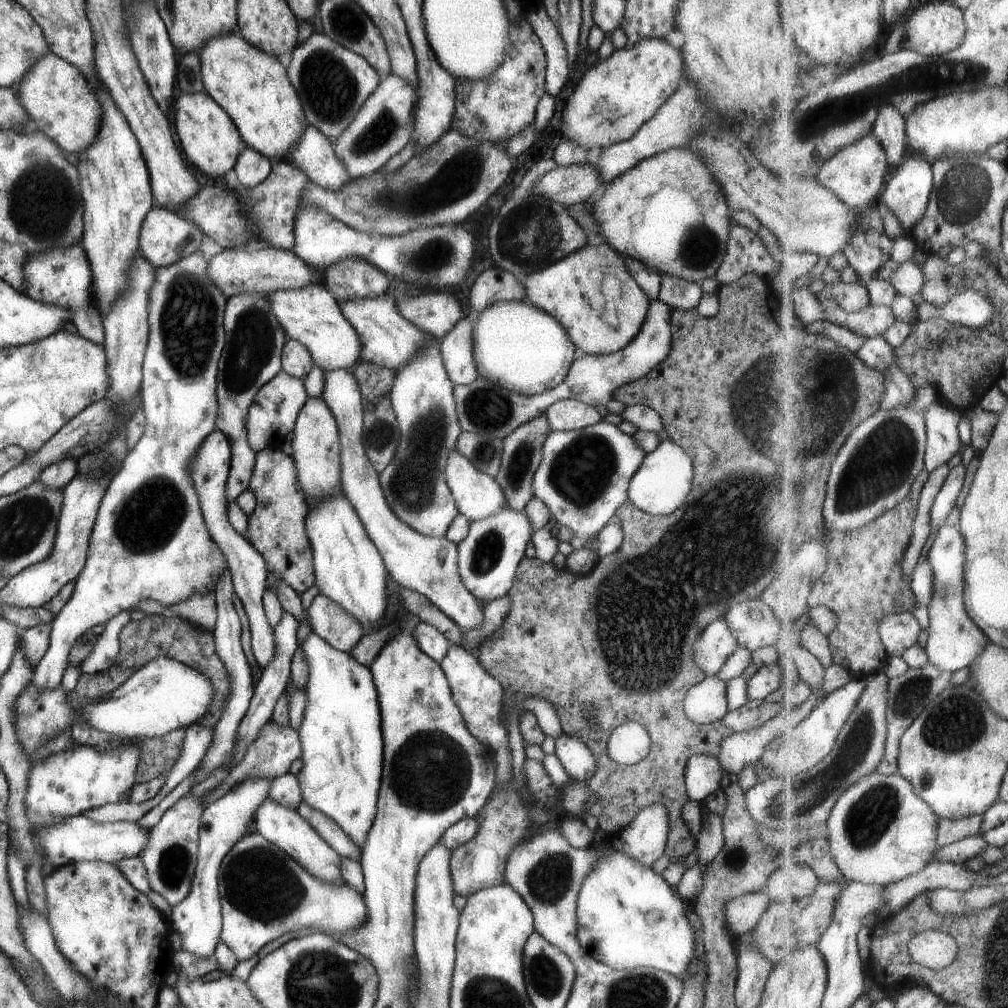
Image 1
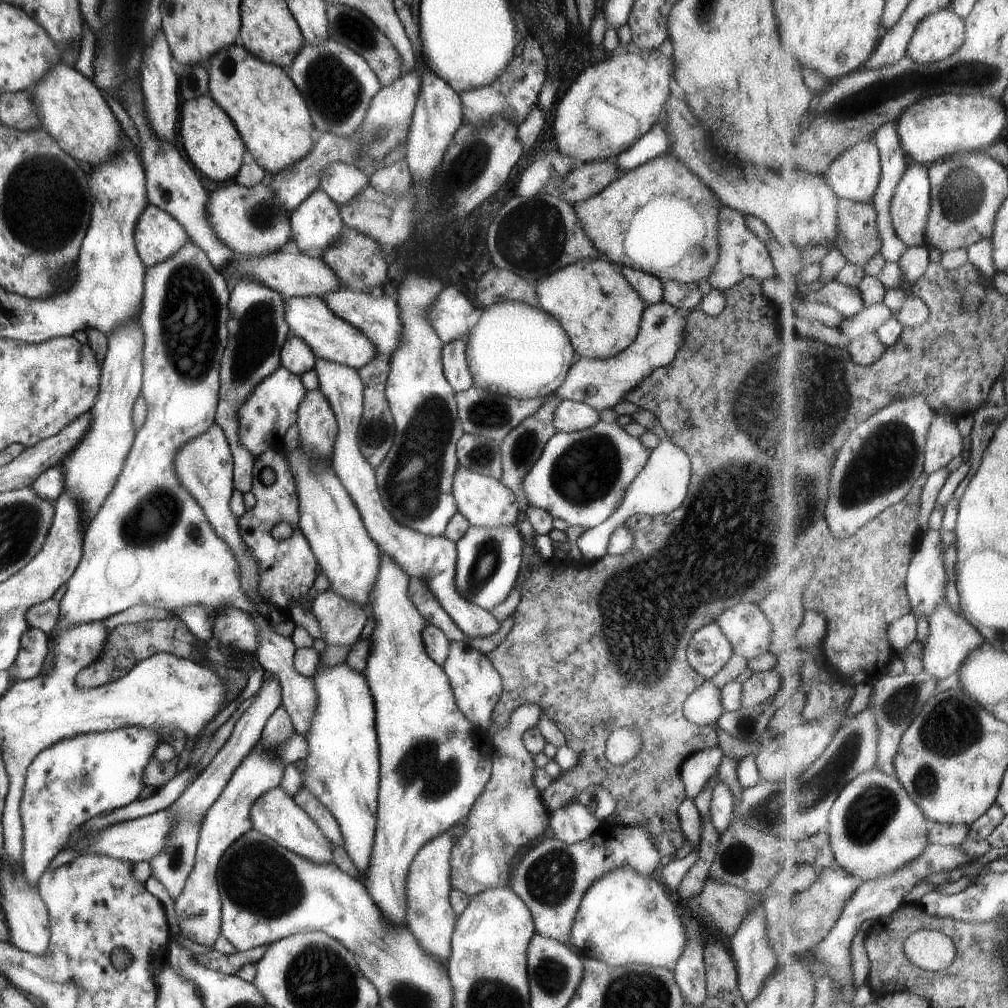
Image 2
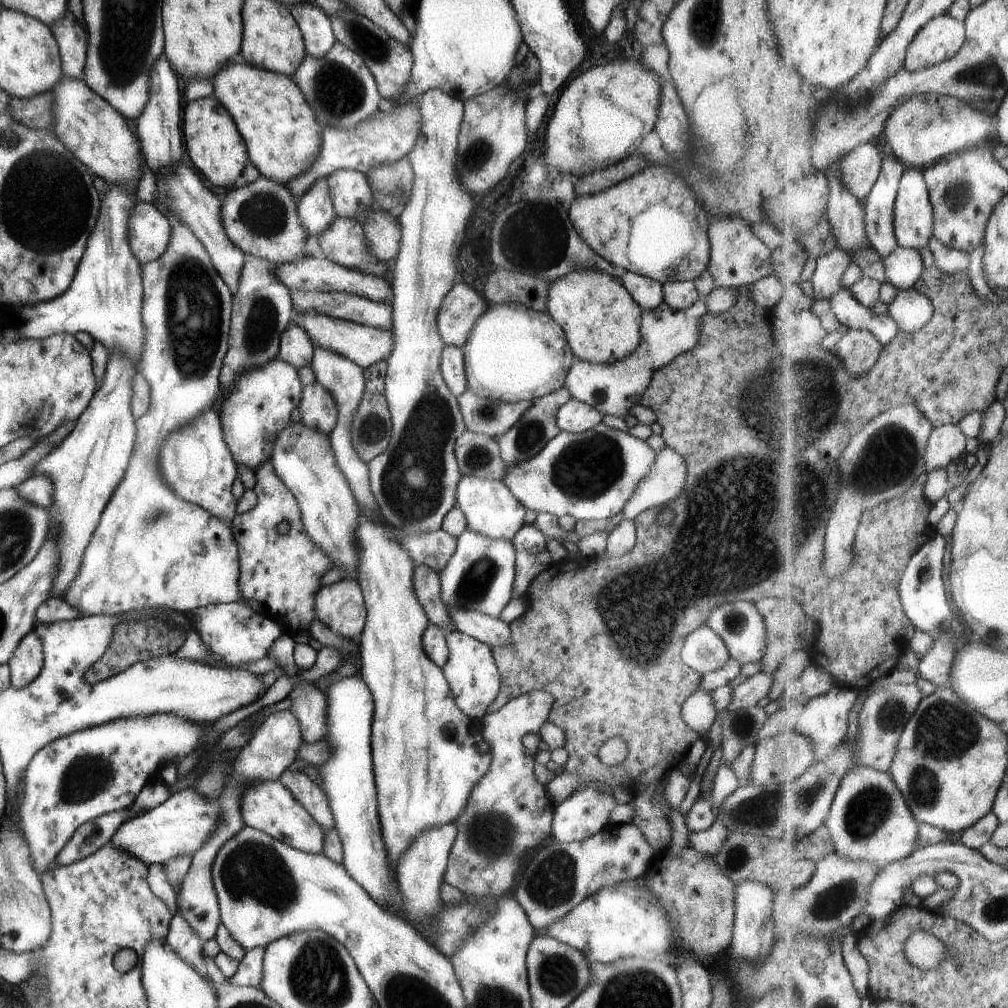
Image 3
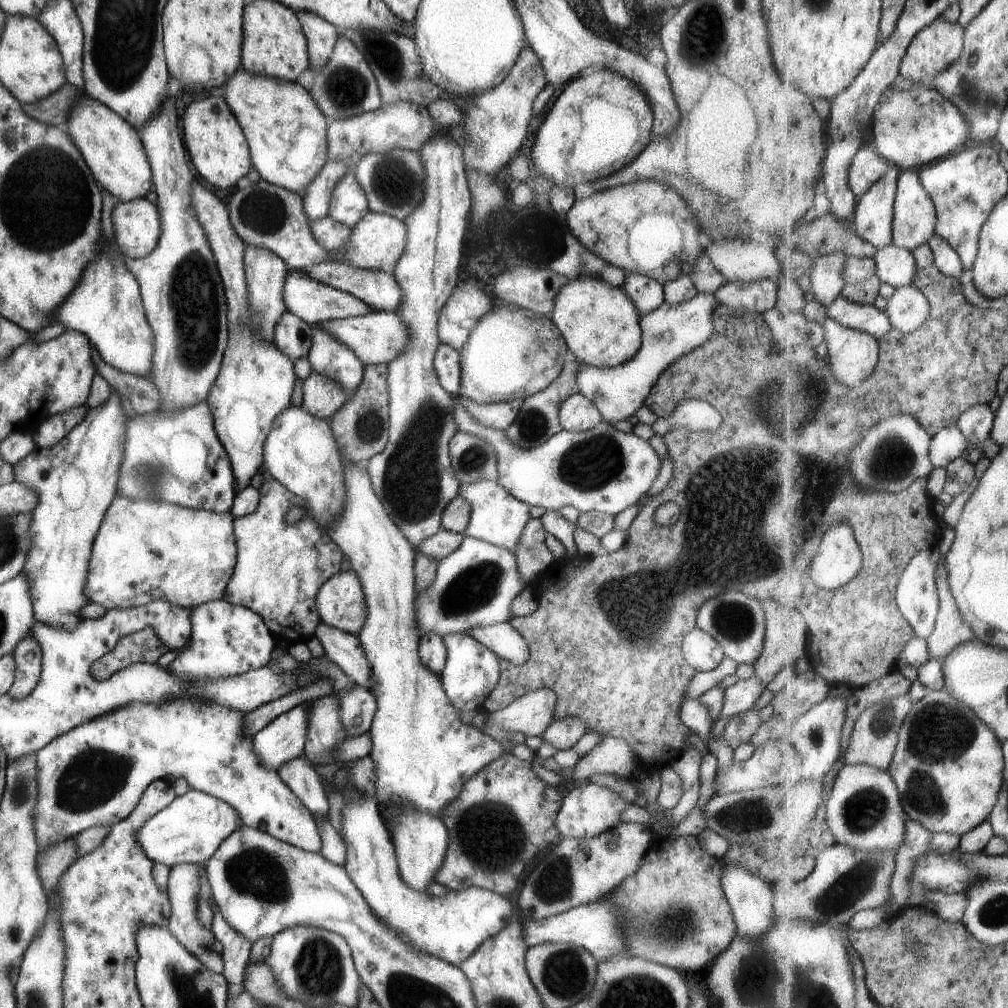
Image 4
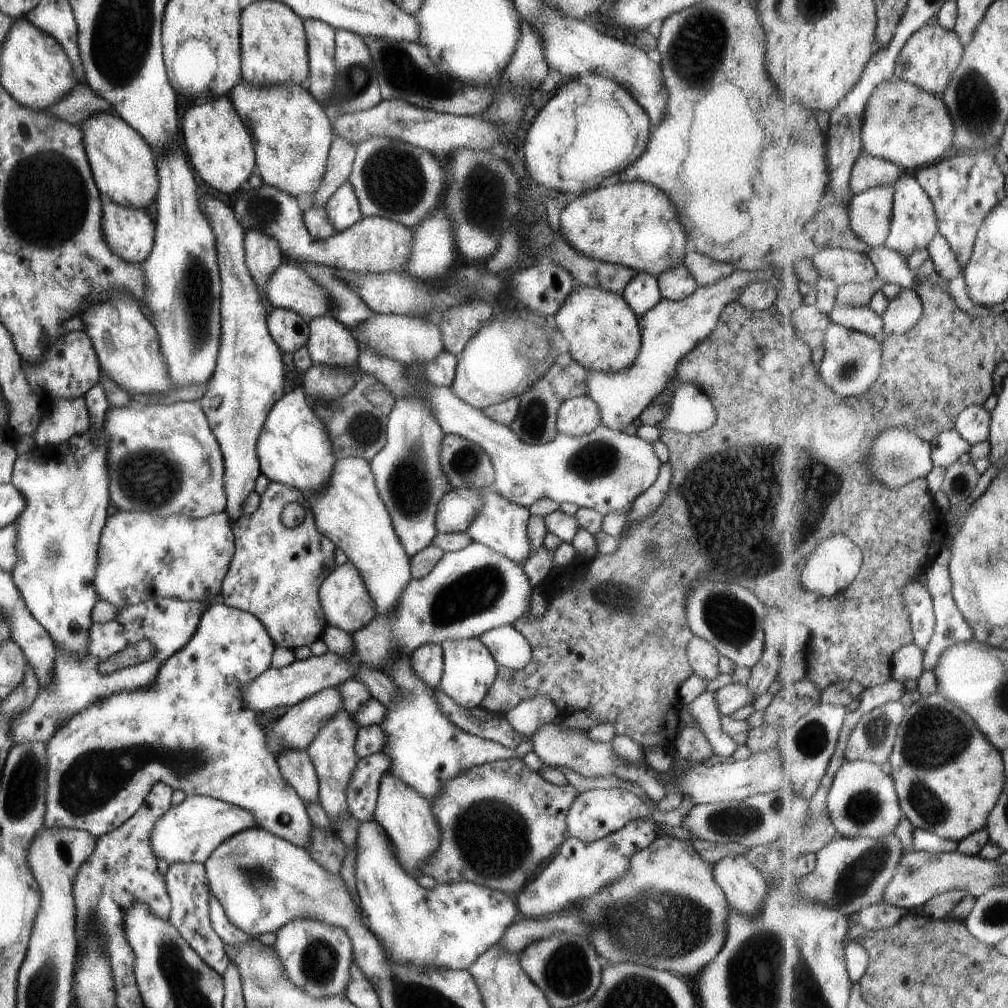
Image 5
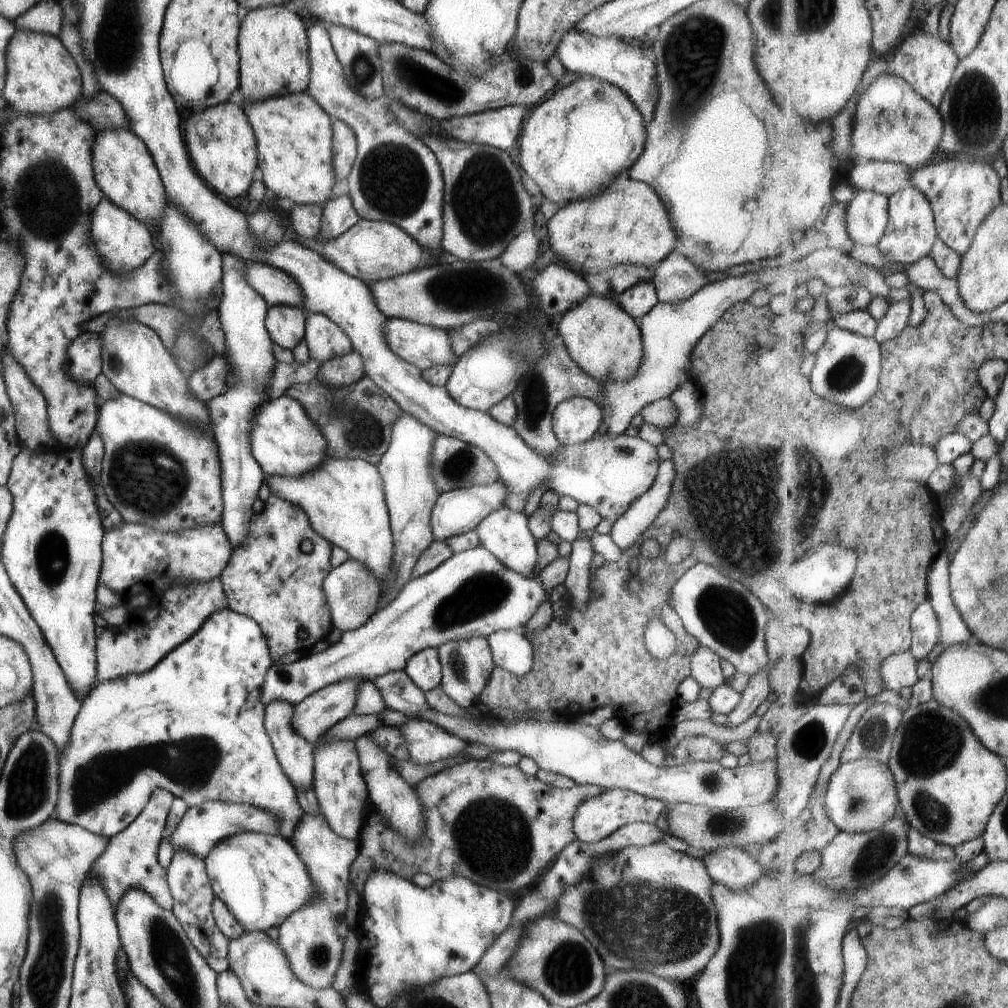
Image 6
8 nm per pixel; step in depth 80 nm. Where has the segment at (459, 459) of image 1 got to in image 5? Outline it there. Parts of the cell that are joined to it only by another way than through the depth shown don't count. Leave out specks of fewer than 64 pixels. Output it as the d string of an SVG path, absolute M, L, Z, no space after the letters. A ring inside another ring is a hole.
M488 485L475 490L481 497L482 507L464 531L473 542L489 547L517 566L523 566L525 560L530 556L530 544L526 533L526 524L530 517L527 507L509 502L497 491L491 490Z

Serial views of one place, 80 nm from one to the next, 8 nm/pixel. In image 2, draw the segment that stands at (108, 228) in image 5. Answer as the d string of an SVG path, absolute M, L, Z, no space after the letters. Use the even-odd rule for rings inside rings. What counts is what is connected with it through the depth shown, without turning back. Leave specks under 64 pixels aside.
M149 204L138 214L133 238L145 268L173 254L185 241L191 241L174 218Z

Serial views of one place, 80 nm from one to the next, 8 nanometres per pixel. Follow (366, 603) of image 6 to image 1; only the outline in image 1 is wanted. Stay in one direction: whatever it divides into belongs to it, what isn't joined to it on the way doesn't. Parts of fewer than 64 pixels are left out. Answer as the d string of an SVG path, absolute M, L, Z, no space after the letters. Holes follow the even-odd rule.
M316 595L306 616L311 632L336 651L349 653L363 635L361 623L329 597Z

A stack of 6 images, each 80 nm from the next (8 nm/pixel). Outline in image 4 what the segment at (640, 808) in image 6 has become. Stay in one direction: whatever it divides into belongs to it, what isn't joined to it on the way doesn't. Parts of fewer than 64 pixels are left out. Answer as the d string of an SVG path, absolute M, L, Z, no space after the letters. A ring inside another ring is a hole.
M584 783L575 787L570 786L562 798L562 805L554 820L558 832L558 840L566 838L590 839L600 832L609 830L619 824L619 814L630 804L621 796L605 786L594 783Z

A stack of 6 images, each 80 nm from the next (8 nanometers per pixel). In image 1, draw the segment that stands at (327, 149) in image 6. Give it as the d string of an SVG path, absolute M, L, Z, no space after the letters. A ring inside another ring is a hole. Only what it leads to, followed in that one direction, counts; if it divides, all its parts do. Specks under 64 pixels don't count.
M229 32L208 40L197 50L203 90L206 92L233 121L244 146L252 148L261 156L268 158L272 164L283 160L288 151L295 147L301 134L308 125L297 91L289 82L286 69L277 61L277 57L265 54L245 42L237 32Z

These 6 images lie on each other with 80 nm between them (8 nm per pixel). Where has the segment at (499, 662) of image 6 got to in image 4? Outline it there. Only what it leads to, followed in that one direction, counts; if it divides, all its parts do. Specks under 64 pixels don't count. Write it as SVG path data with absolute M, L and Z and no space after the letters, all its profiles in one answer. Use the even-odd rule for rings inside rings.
M507 622L476 626L467 635L486 646L499 661L521 666L528 657L526 640Z

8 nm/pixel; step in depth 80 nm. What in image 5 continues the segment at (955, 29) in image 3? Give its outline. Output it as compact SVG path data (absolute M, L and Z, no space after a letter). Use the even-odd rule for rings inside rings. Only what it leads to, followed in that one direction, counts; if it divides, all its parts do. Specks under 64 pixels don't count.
M937 21L930 22L905 43L896 62L895 78L909 81L941 99L963 56L964 46L955 30L948 31Z

